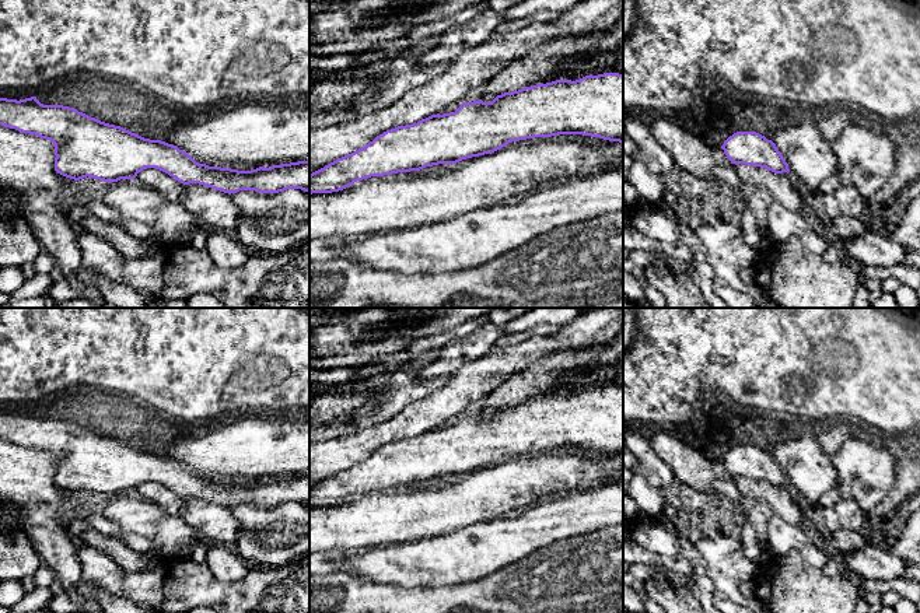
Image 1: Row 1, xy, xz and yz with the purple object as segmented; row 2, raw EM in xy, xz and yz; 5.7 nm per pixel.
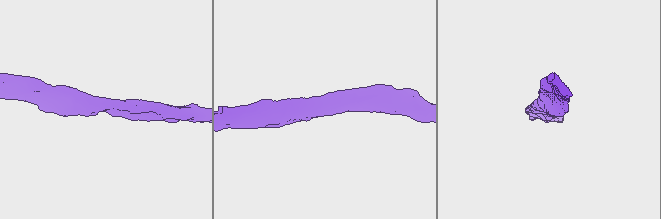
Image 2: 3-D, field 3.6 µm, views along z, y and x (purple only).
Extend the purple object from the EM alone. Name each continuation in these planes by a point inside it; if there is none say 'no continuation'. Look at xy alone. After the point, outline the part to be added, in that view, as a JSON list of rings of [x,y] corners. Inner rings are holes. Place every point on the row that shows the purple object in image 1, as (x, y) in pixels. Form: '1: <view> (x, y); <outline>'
no continuation

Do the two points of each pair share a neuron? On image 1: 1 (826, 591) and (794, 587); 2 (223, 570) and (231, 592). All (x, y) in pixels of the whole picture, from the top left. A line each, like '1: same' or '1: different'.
1: same
2: different

